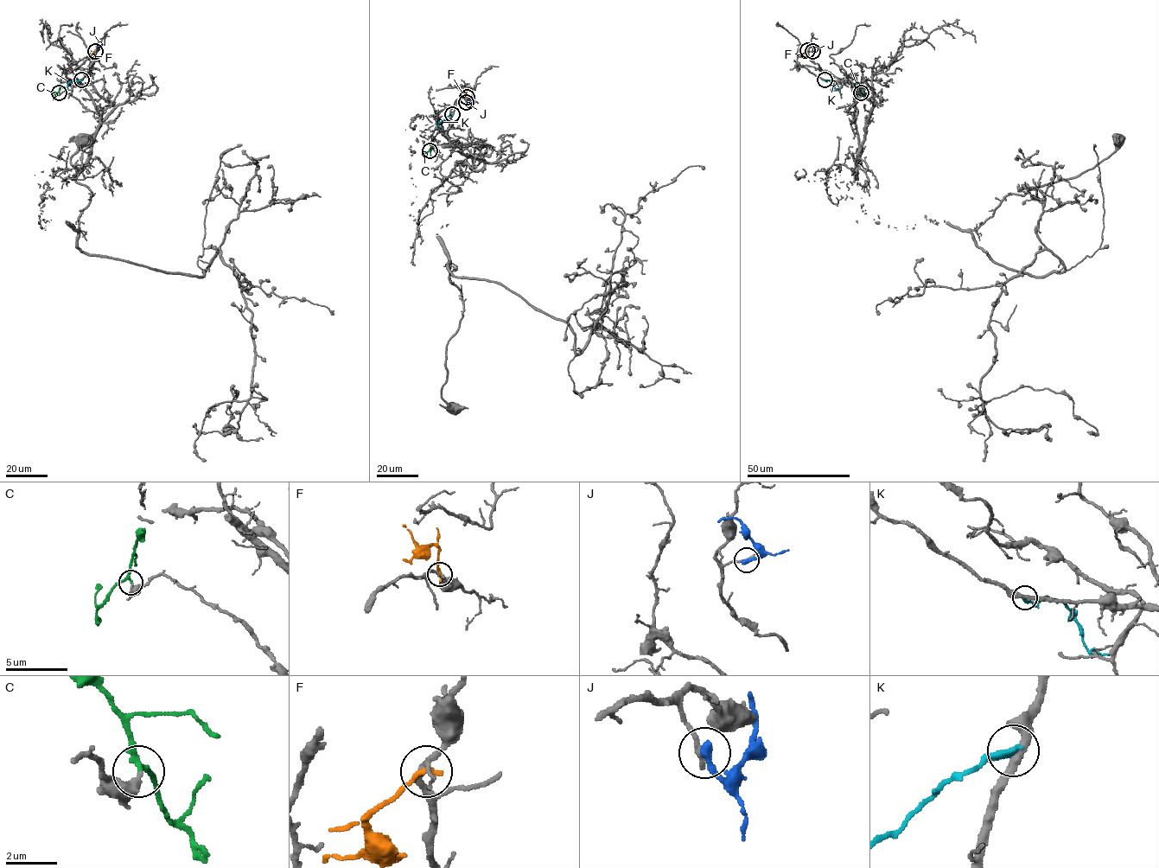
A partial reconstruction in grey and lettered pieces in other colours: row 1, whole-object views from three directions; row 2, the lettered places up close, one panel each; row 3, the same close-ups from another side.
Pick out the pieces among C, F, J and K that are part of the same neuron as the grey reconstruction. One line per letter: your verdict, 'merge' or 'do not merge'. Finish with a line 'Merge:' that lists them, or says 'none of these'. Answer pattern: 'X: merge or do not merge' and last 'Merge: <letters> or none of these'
C: do not merge
F: do not merge
J: do not merge
K: do not merge
Merge: none of these

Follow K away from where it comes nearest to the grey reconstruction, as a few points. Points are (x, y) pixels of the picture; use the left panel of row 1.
K: (81, 80), (73, 80), (66, 89)

